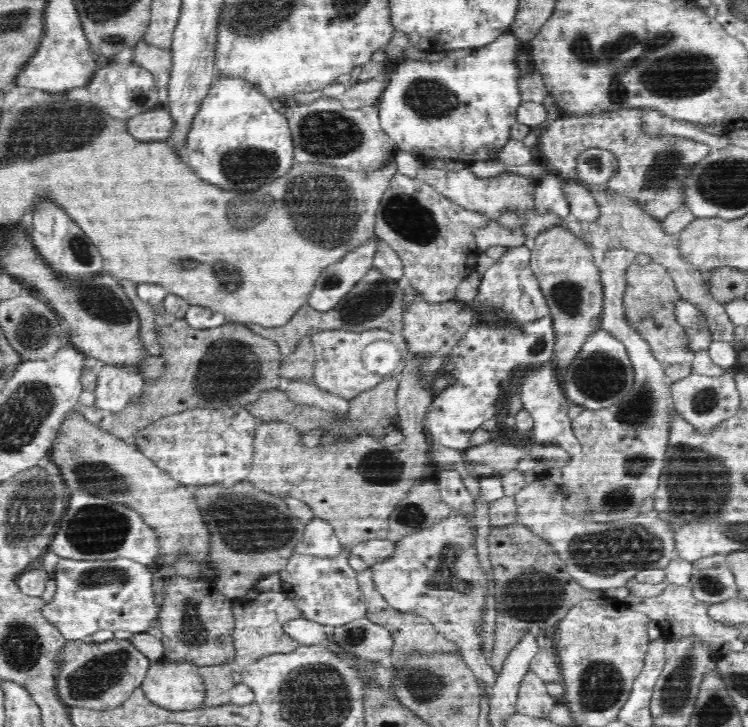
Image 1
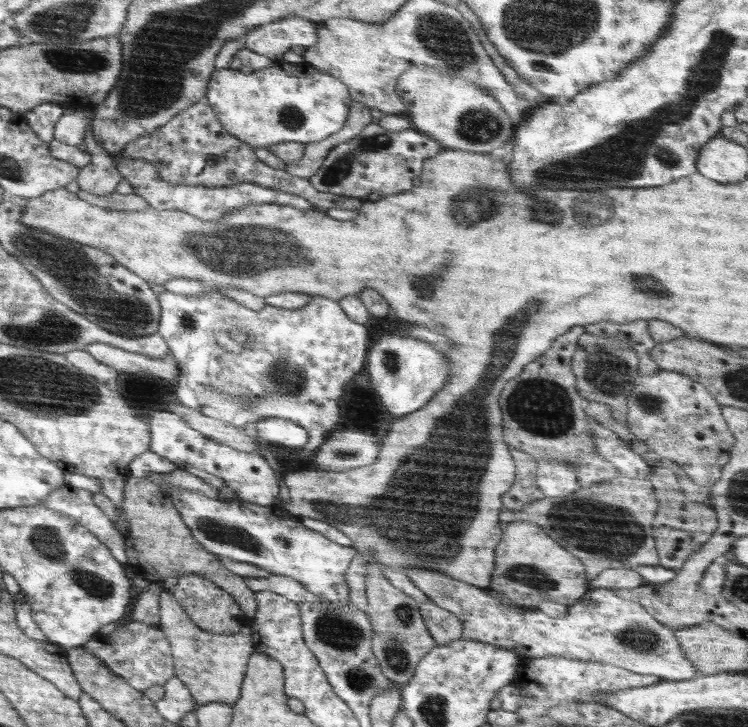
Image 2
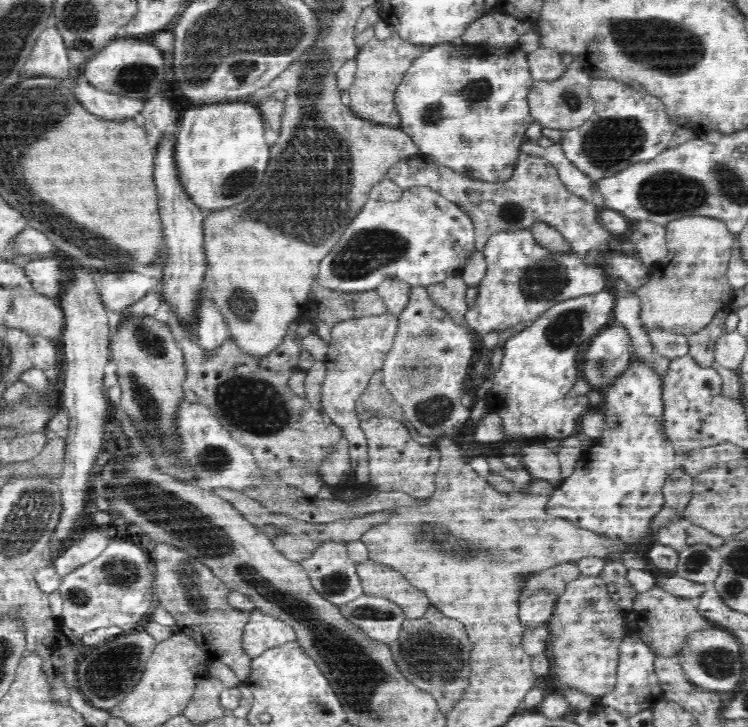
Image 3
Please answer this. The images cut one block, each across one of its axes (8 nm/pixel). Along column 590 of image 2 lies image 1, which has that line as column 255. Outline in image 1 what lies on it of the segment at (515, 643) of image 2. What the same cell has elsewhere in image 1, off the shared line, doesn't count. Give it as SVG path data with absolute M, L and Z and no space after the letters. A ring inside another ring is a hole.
M252 589L237 599L233 599L231 606L235 617L233 630L233 643L235 648L234 666L241 669L248 664L260 660L263 656L278 654L280 652L294 652L301 644L284 631L284 622L300 618L303 614L294 602L276 591L257 591Z

